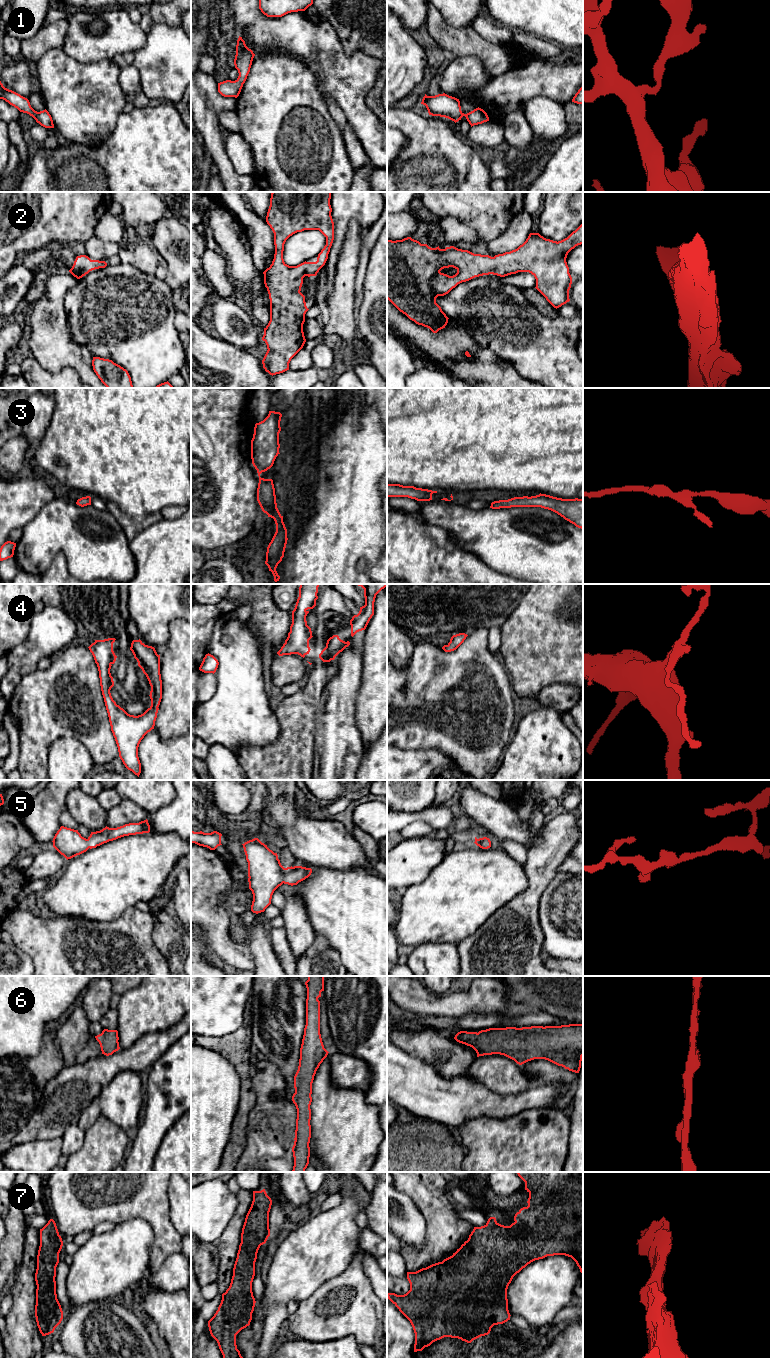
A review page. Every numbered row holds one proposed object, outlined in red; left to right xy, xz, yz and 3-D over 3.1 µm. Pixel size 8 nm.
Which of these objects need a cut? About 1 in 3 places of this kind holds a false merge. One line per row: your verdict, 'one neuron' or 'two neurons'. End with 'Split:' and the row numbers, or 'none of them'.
1: one neuron
2: one neuron
3: one neuron
4: one neuron
5: one neuron
6: one neuron
7: one neuron
Split: none of them

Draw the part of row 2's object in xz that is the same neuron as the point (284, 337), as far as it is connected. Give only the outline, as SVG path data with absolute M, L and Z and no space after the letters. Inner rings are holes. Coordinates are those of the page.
M272 192L266 222L274 233L275 254L272 264L264 274L264 284L270 299L270 321L264 328L262 340L267 345L267 352L262 360L263 368L270 375L276 375L289 370L291 359L303 348L306 339L303 332L305 314L309 310L306 306L305 296L300 292L305 276L316 276L325 265L330 248L334 240L334 222L331 216L331 192ZM304 230L319 230L326 237L326 245L318 254L316 262L303 262L297 266L289 266L284 262L283 251L286 240L297 232Z

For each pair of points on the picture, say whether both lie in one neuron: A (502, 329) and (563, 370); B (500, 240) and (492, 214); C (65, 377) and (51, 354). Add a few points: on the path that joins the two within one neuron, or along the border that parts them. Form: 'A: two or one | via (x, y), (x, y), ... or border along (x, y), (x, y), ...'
A: one | via (517, 333), (540, 348), (548, 356)
B: two | border along (513, 217), (503, 231), (487, 242)
C: two | border along (38, 361), (53, 372), (71, 367), (80, 377)

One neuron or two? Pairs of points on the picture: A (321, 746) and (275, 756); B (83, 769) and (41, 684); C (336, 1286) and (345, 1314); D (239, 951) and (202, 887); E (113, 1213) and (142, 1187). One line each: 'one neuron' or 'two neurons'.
A: two neurons
B: two neurons
C: one neuron
D: one neuron
E: one neuron

